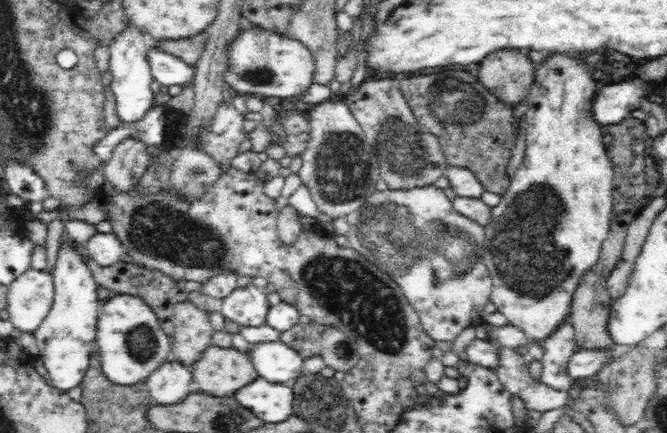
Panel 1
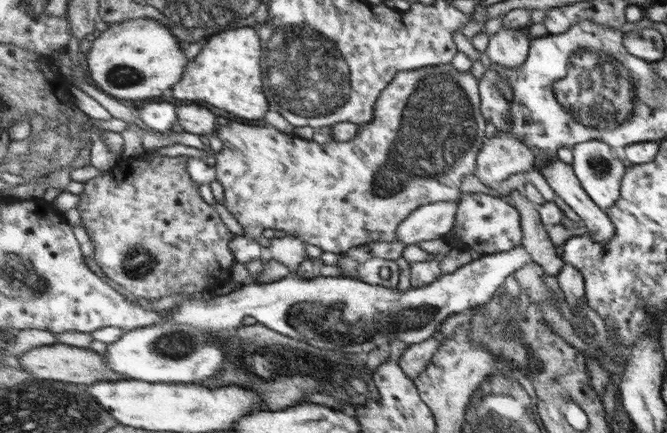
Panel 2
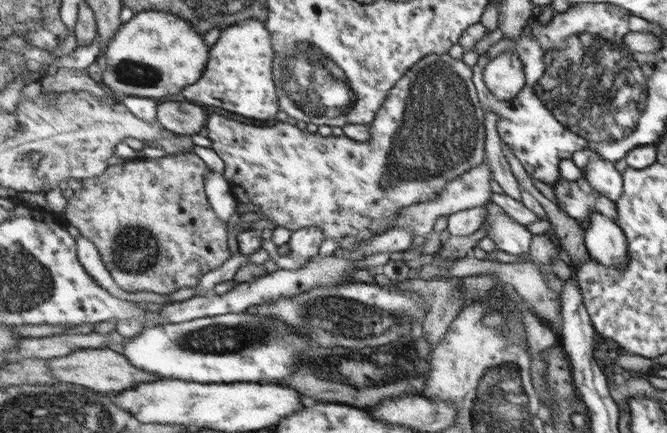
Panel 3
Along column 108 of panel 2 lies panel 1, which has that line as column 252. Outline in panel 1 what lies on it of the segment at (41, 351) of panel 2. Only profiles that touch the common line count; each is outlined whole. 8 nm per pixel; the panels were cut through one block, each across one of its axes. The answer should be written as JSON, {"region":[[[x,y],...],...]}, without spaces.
{"region":[[[210,345],[208,349],[203,352],[203,356],[196,362],[194,368],[193,380],[200,384],[200,390],[208,394],[216,394],[216,396],[226,396],[232,394],[236,390],[240,390],[242,386],[246,386],[248,382],[258,378],[258,371],[255,369],[254,362],[252,362],[252,355],[250,352],[230,348],[220,348]]]}

